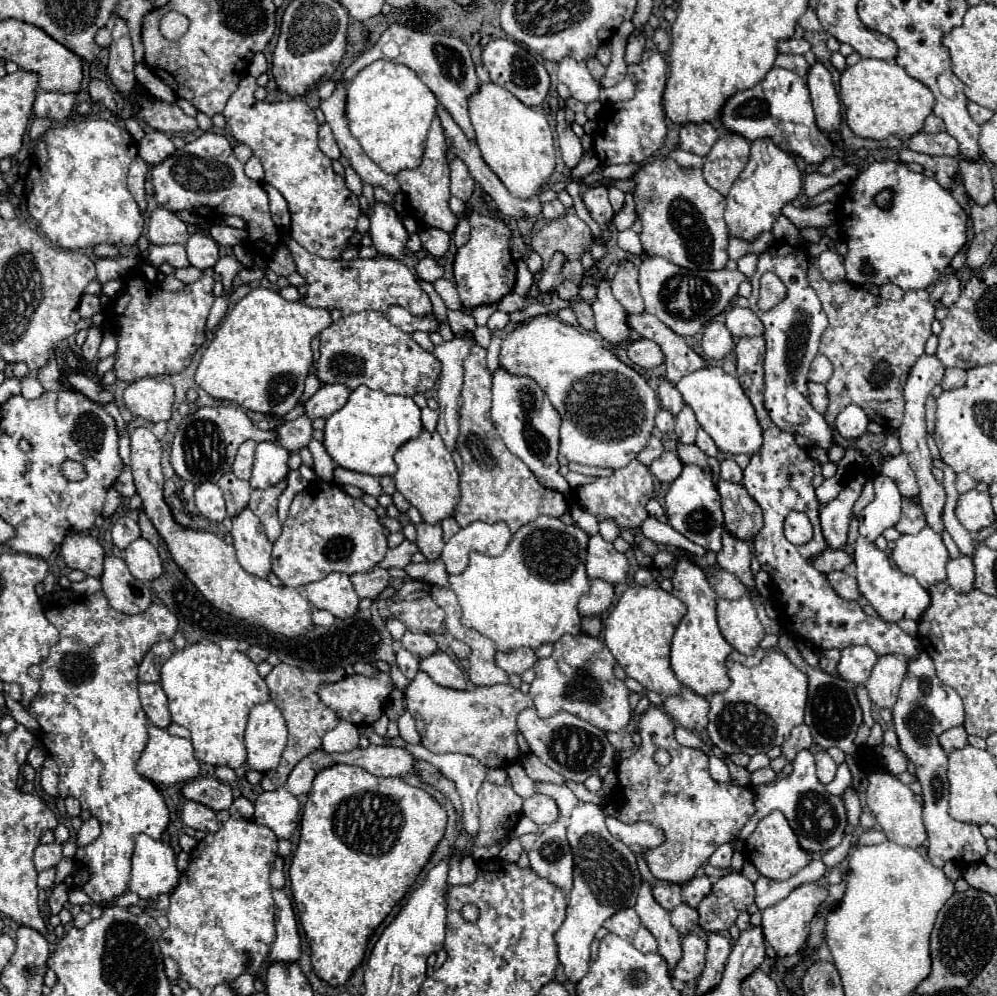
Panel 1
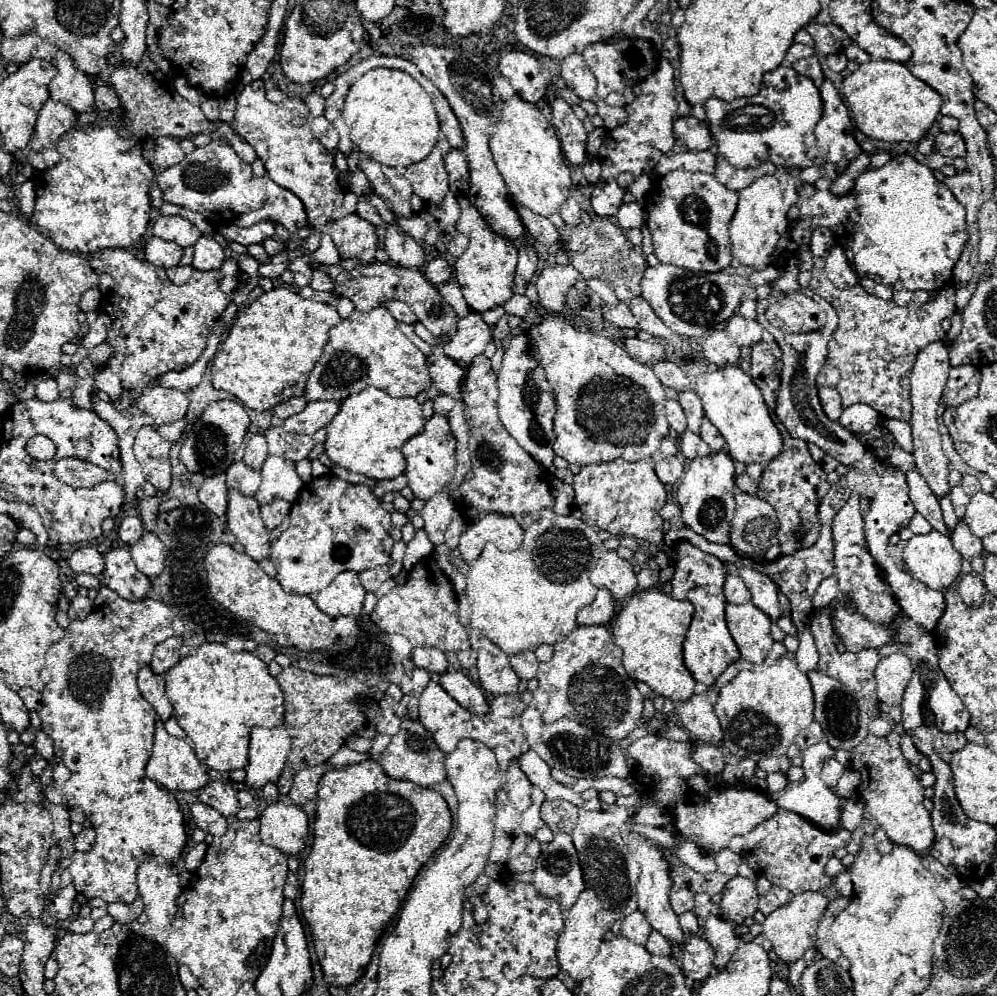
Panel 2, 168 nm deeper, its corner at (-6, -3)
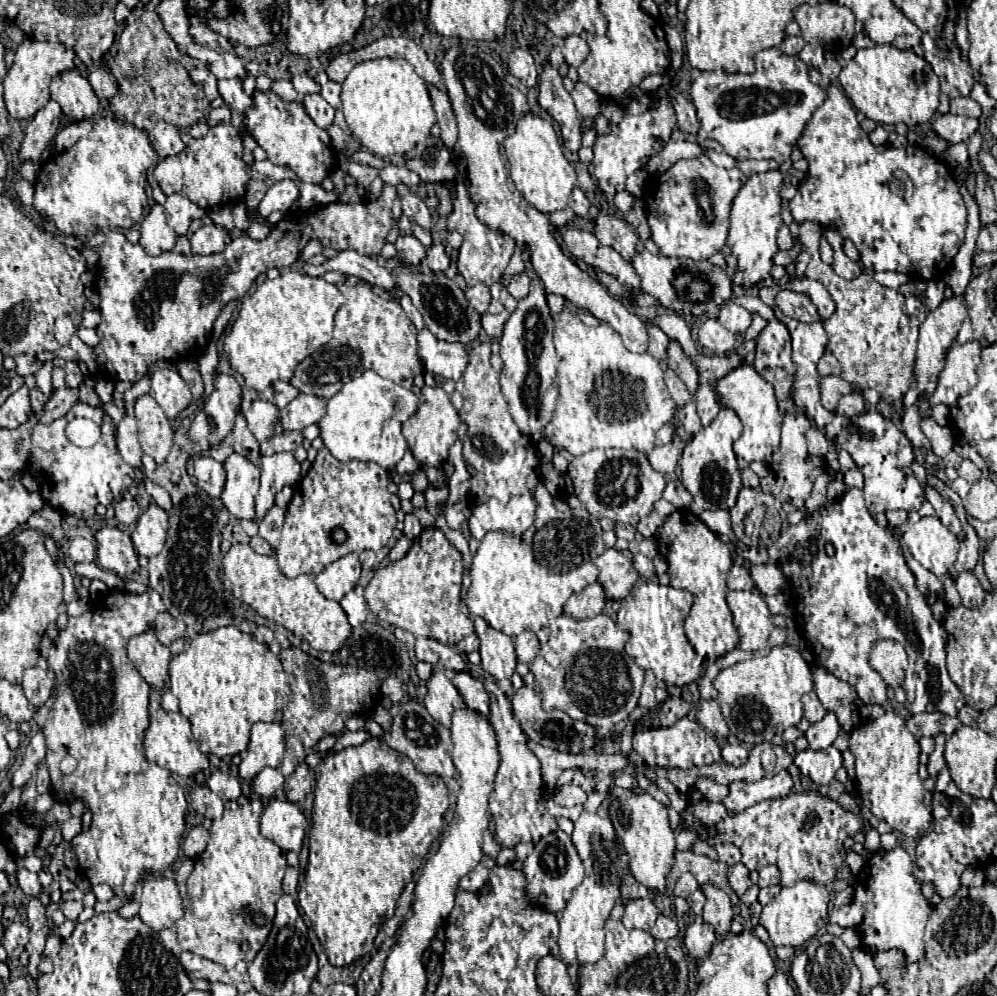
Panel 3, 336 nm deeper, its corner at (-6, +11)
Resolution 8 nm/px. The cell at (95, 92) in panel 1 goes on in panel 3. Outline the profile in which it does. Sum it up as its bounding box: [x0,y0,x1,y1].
[89,69,117,99]

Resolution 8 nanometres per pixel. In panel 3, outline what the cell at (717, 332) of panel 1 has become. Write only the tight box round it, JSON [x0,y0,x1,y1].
[699,319,735,355]

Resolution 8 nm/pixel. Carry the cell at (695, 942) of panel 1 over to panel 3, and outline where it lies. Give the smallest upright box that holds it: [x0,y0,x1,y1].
[685,921,715,959]

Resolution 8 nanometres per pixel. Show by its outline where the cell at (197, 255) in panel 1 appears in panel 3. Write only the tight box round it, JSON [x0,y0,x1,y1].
[191,225,225,255]

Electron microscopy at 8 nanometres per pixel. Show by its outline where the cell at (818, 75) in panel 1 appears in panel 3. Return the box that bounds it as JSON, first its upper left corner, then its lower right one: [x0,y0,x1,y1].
[789,85,967,281]

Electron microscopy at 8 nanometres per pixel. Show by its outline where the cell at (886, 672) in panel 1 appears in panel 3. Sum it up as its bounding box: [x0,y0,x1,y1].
[869,639,907,689]

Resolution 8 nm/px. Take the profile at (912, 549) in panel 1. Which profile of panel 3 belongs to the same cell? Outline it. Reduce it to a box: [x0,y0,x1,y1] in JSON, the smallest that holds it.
[903,515,959,579]

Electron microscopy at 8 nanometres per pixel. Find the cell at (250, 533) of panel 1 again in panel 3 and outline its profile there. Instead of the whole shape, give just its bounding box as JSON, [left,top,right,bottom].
[221,453,259,519]

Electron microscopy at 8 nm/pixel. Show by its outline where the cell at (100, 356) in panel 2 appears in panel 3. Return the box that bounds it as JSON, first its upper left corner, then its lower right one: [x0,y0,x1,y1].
[77,327,99,347]

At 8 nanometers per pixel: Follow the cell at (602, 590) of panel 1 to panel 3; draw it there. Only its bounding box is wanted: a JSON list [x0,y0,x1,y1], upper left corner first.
[563,583,605,619]

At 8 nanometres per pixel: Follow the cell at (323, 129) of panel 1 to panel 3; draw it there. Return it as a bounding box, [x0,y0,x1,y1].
[303,93,335,129]

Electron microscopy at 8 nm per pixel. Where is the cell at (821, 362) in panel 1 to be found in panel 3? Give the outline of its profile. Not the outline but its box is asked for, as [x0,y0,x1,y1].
[819,351,841,377]

